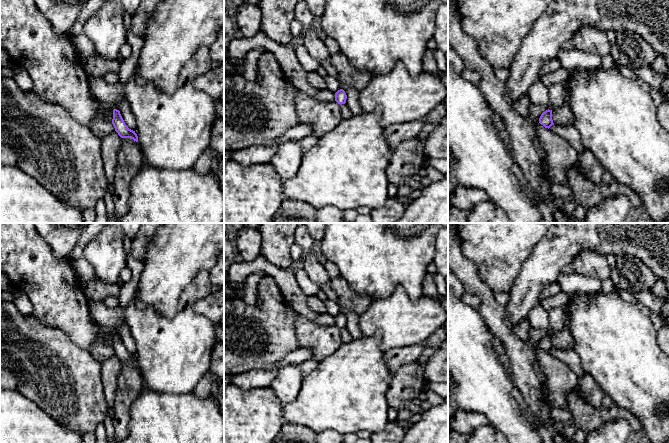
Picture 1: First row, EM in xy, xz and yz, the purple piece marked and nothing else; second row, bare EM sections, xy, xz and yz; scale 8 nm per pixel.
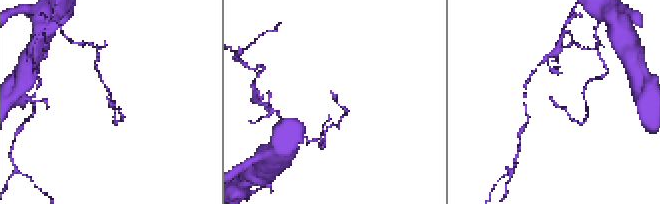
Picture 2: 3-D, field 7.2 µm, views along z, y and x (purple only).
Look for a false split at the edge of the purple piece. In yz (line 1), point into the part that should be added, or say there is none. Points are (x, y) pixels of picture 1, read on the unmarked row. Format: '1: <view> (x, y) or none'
1: none

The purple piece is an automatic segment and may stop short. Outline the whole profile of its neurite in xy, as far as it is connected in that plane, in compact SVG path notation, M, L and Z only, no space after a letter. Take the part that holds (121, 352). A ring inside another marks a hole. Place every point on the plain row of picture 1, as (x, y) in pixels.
M117 333L113 334L112 348L115 352L115 355L121 362L131 362L134 365L138 366L137 358L135 355L128 352L120 338L120 335Z

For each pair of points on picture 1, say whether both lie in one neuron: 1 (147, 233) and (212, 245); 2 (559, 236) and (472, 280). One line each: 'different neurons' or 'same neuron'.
1: different neurons
2: different neurons

